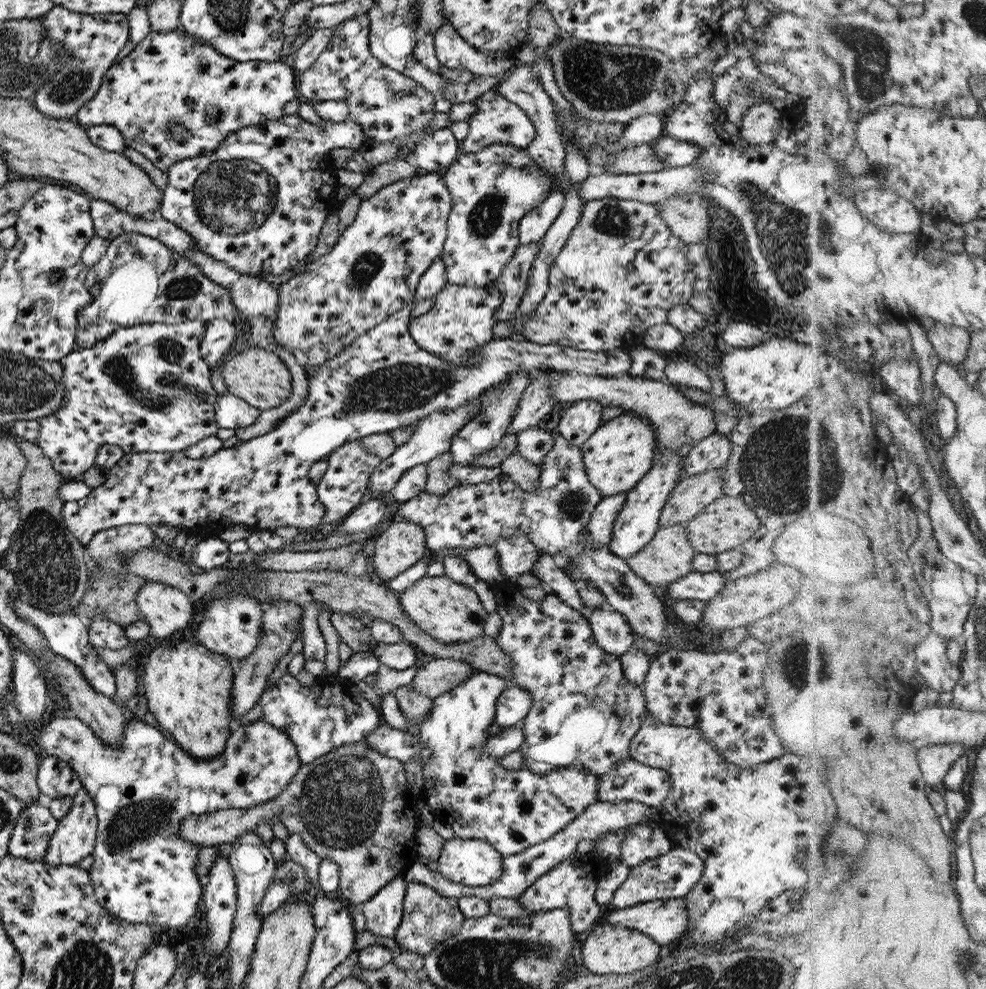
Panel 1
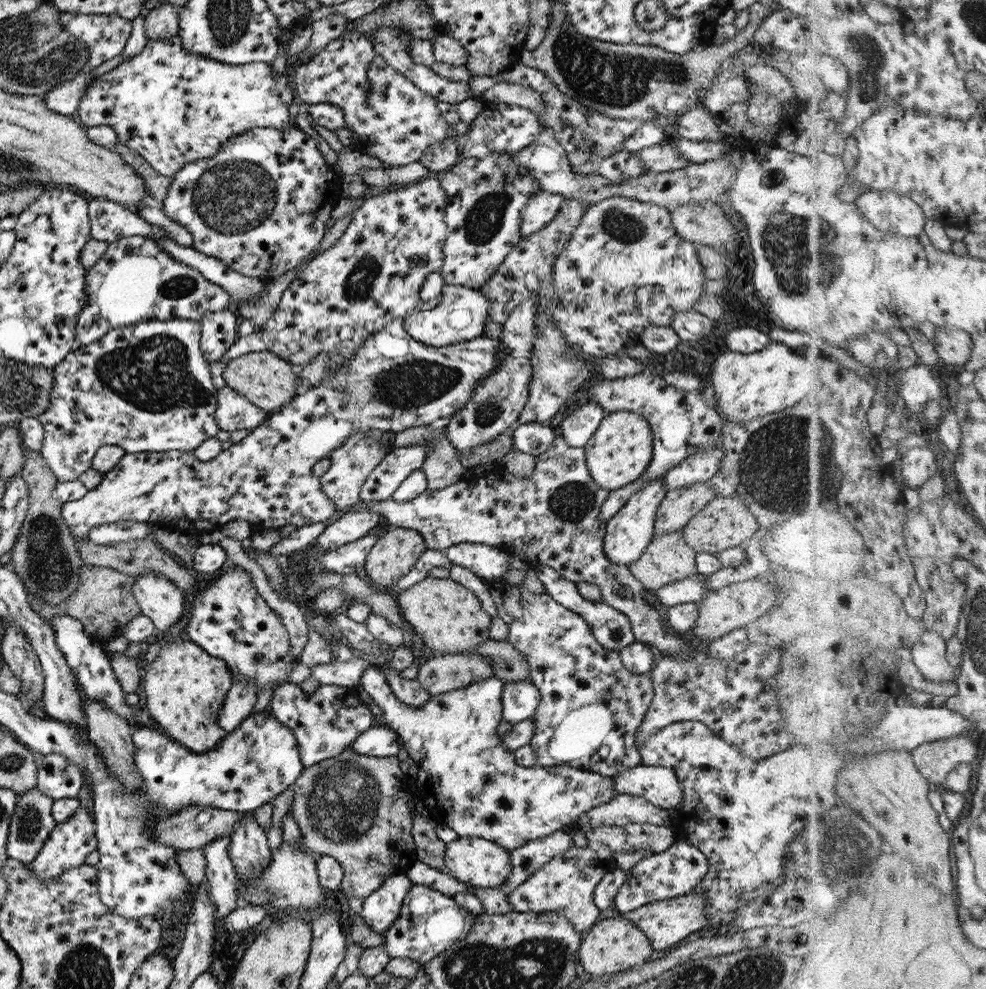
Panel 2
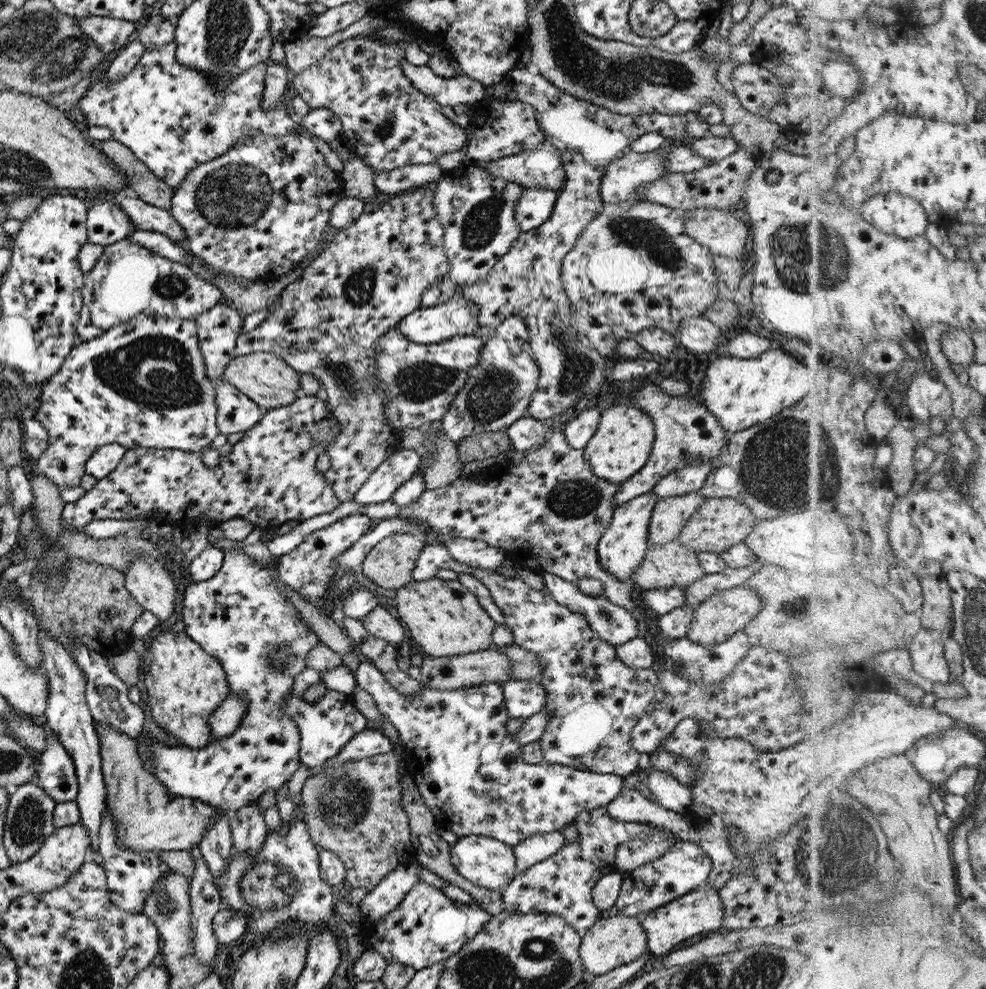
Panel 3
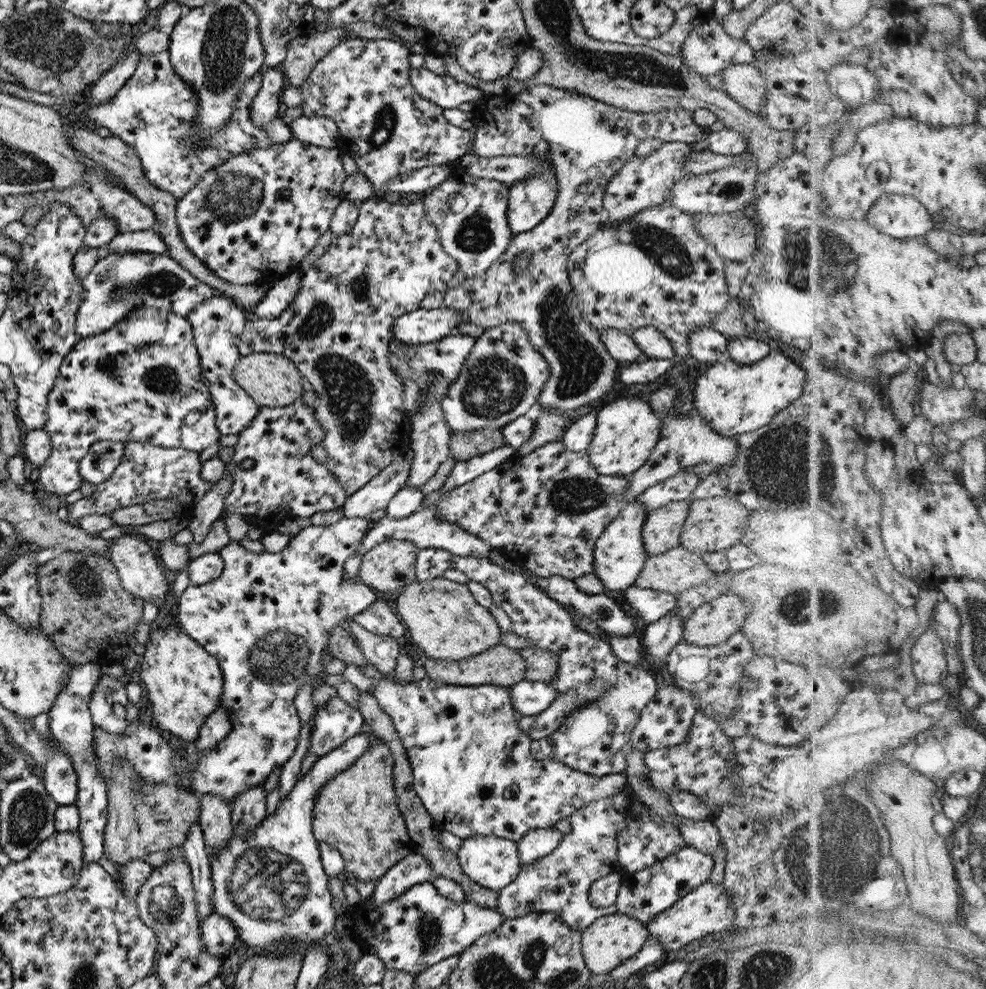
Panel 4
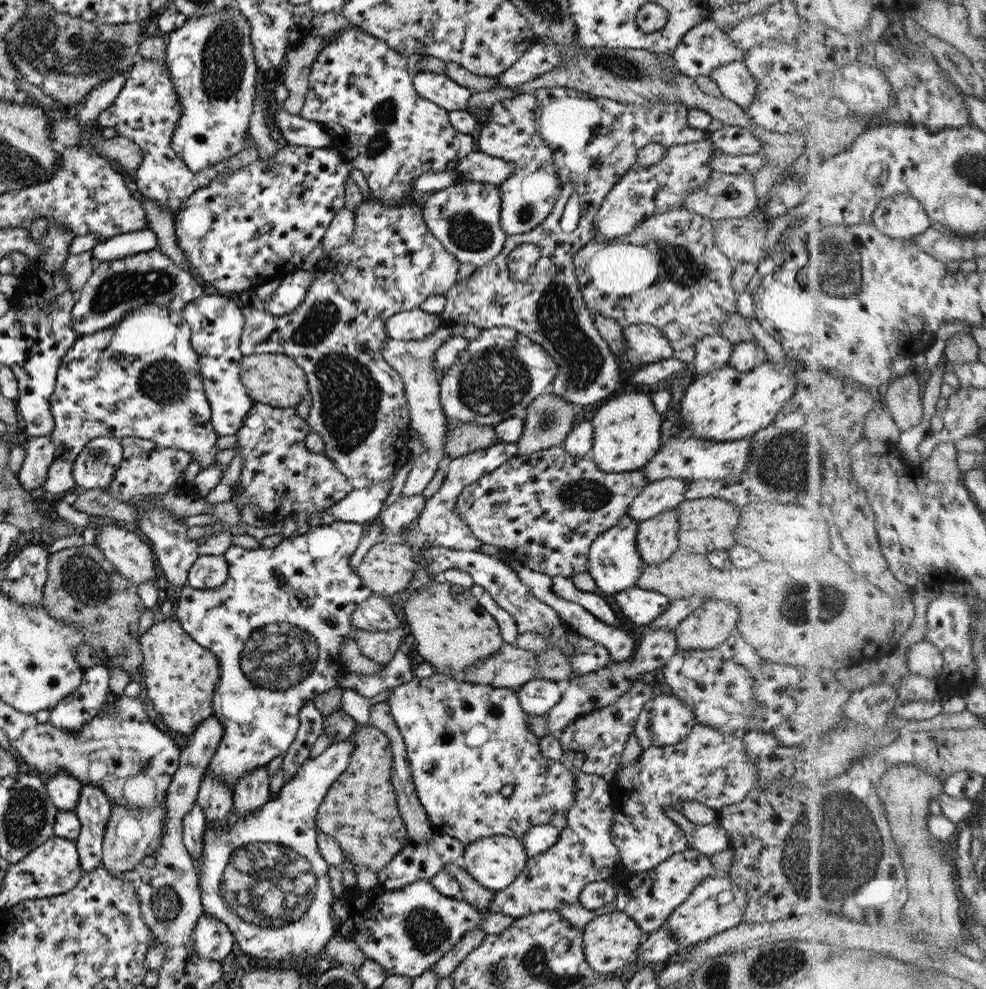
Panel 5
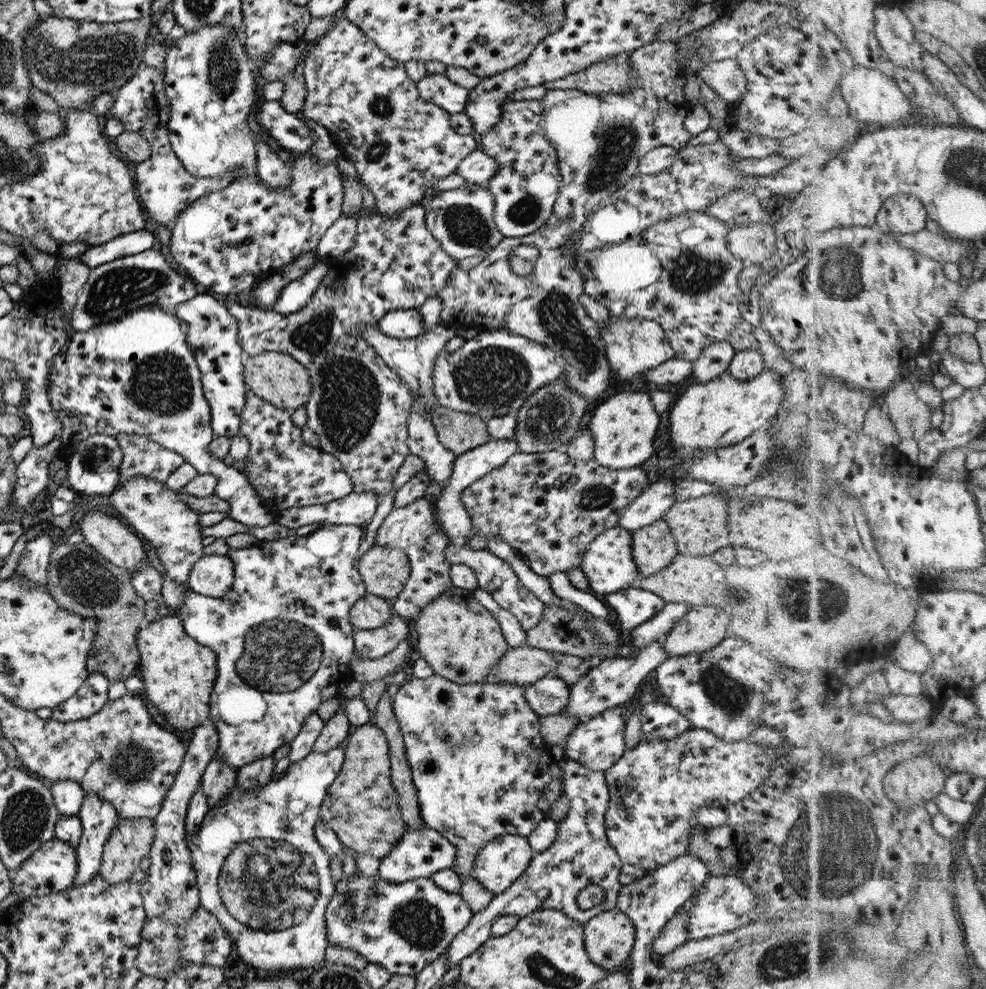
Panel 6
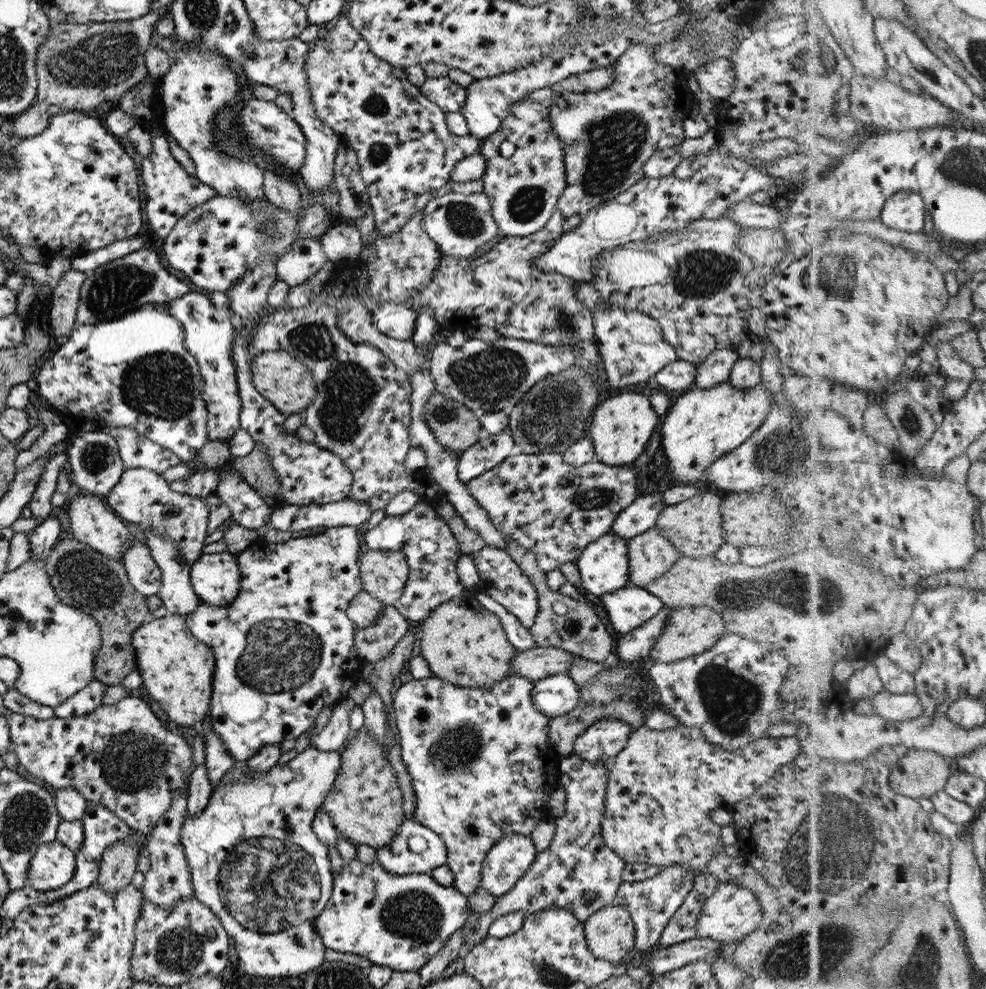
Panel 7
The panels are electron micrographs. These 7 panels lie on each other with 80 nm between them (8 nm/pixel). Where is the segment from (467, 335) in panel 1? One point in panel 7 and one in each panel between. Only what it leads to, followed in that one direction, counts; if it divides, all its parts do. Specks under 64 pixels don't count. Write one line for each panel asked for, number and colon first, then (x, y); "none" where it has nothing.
2: (461, 315)
3: (458, 316)
4: (420, 326)
5: (410, 325)
6: (402, 323)
7: (396, 321)

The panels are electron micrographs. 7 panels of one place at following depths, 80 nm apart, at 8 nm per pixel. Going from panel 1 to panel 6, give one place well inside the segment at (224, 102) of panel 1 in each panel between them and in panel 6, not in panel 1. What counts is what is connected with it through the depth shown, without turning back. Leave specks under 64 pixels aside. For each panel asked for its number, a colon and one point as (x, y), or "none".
2: (171, 107)
3: (170, 117)
4: (153, 111)
5: (145, 110)
6: (165, 188)

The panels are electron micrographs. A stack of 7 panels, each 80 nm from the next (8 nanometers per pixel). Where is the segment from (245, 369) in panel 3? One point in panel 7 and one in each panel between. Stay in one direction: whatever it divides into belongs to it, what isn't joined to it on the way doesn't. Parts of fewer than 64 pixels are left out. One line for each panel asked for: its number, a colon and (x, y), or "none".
4: (270, 380)
5: (273, 379)
6: (278, 379)
7: (286, 383)

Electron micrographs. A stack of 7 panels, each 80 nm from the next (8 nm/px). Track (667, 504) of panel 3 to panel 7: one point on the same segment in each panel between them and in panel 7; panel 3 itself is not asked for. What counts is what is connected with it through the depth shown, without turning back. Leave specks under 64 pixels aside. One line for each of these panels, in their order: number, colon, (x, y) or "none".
4: (660, 530)
5: (656, 537)
6: (652, 548)
7: (649, 555)

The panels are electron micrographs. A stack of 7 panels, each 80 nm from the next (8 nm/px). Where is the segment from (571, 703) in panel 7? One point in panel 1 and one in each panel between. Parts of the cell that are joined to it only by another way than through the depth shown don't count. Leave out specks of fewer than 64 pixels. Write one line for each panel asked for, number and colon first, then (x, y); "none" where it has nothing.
1: (513, 704)
2: (519, 699)
3: (522, 699)
4: (528, 698)
5: (537, 697)
6: (547, 696)

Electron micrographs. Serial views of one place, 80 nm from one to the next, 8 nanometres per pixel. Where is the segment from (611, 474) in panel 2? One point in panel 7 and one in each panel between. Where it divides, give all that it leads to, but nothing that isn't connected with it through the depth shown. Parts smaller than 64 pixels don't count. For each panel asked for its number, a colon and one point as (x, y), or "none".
3: (623, 439)
4: (626, 430)
5: (626, 429)
6: (623, 427)
7: (621, 426)

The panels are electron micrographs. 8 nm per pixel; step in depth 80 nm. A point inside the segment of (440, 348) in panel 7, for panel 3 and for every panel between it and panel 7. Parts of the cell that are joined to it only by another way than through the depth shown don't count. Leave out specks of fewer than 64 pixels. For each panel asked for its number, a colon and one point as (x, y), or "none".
3: (496, 392)
4: (499, 380)
5: (499, 372)
6: (491, 375)

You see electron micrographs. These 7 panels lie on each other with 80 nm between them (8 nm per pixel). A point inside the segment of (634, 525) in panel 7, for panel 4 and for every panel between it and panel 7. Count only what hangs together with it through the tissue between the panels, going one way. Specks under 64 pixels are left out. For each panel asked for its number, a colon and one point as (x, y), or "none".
4: (678, 487)
5: (665, 494)
6: (655, 499)

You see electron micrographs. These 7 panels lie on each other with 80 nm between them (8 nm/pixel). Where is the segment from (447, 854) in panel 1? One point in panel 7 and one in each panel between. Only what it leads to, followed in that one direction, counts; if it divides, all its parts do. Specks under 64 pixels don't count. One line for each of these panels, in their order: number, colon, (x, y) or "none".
2: (480, 863)
3: (487, 863)
4: (491, 862)
5: (493, 861)
6: (497, 865)
7: (506, 861)

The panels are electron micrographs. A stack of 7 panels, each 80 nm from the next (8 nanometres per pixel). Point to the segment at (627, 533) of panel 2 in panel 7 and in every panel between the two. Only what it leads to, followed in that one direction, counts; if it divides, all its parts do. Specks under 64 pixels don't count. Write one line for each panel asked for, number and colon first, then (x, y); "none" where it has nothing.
3: (620, 549)
4: (618, 555)
5: (612, 561)
6: (607, 564)
7: (602, 565)

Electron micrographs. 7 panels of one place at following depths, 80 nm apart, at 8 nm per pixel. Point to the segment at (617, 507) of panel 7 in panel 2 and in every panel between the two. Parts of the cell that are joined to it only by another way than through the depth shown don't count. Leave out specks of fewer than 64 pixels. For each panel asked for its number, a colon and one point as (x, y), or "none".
2: (551, 518)
3: (547, 513)
4: (544, 510)
5: (544, 509)
6: (548, 508)

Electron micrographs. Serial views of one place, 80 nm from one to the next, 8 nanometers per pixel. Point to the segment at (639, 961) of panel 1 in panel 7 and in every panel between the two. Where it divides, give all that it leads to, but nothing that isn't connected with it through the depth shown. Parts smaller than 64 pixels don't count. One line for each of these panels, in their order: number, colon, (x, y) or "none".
2: (613, 945)
3: (612, 942)
4: (610, 940)
5: (609, 941)
6: (607, 938)
7: (609, 933)

